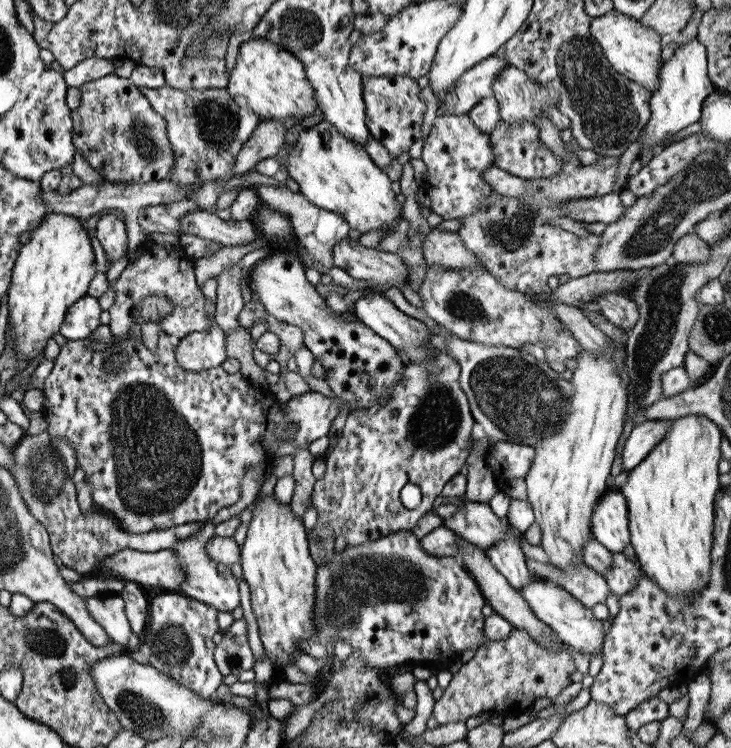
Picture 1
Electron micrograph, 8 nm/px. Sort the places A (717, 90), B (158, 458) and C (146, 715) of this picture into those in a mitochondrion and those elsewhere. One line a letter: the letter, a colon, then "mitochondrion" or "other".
A: other
B: mitochondrion
C: mitochondrion

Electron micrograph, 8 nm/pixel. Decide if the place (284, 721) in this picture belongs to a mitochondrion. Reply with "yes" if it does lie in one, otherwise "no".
no

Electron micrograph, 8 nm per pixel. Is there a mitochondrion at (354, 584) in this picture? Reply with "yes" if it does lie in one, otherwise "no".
yes

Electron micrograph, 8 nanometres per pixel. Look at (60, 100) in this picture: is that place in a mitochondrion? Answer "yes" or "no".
no

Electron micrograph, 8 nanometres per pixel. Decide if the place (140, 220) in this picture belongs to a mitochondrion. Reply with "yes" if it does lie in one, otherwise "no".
no

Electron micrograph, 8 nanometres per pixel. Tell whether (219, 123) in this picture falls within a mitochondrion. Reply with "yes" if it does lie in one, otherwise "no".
yes

